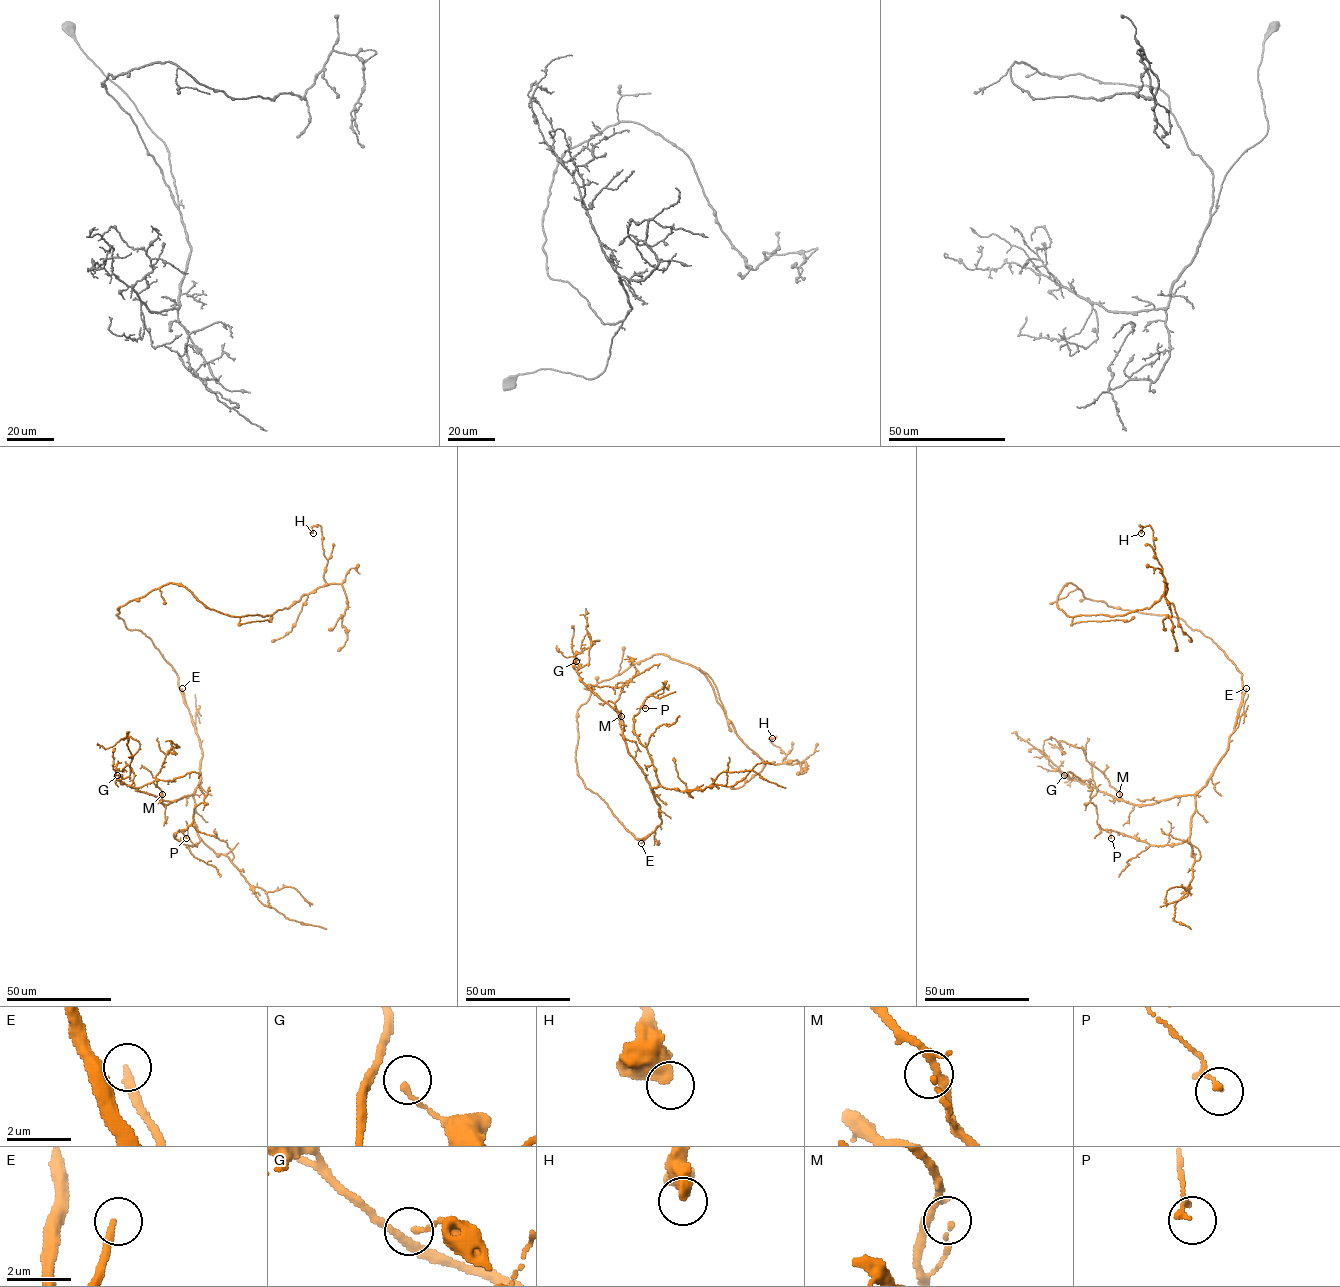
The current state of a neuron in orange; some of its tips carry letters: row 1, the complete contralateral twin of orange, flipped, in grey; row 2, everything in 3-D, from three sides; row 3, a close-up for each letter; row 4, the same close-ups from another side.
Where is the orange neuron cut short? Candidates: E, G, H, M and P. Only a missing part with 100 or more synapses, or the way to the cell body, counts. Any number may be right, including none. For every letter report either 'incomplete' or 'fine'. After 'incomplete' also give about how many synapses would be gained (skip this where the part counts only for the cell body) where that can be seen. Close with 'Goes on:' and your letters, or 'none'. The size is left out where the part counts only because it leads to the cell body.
E: incomplete
G: fine
H: fine
M: fine
P: fine
Goes on: E

